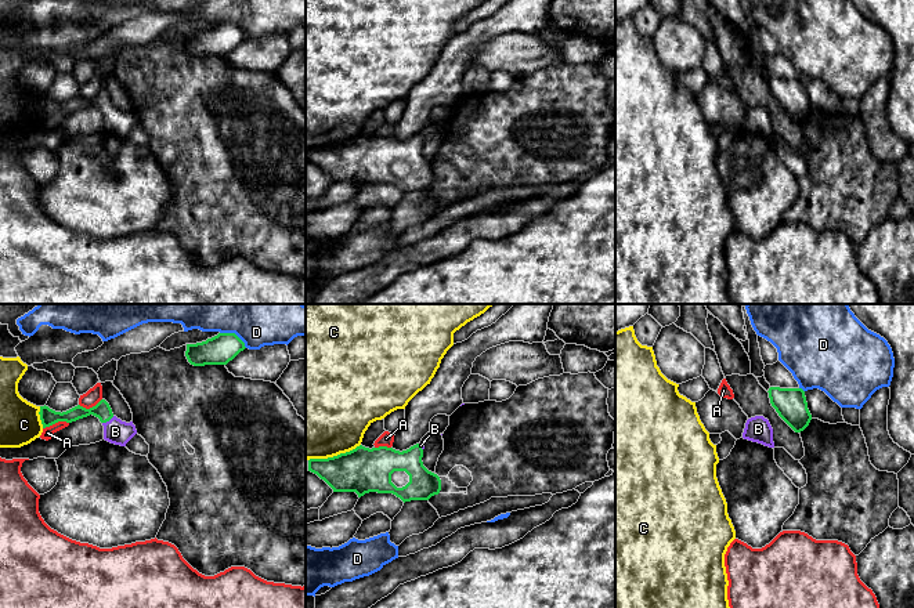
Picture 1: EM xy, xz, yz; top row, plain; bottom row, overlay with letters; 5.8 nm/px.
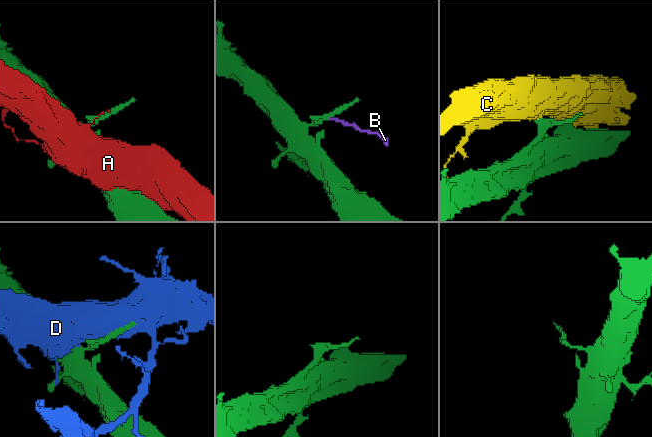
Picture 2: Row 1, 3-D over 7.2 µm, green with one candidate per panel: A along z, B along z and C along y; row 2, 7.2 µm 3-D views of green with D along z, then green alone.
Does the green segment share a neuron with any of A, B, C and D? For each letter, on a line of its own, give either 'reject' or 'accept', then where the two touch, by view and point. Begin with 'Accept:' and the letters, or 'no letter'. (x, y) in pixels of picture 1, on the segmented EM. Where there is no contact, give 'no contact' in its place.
Accept: B
A: reject; meets green in xy at (56, 422)
B: accept; meets green in xy at (108, 420)
C: reject; meets green in xz at (333, 456)
D: reject; meets green in xy at (234, 333)

